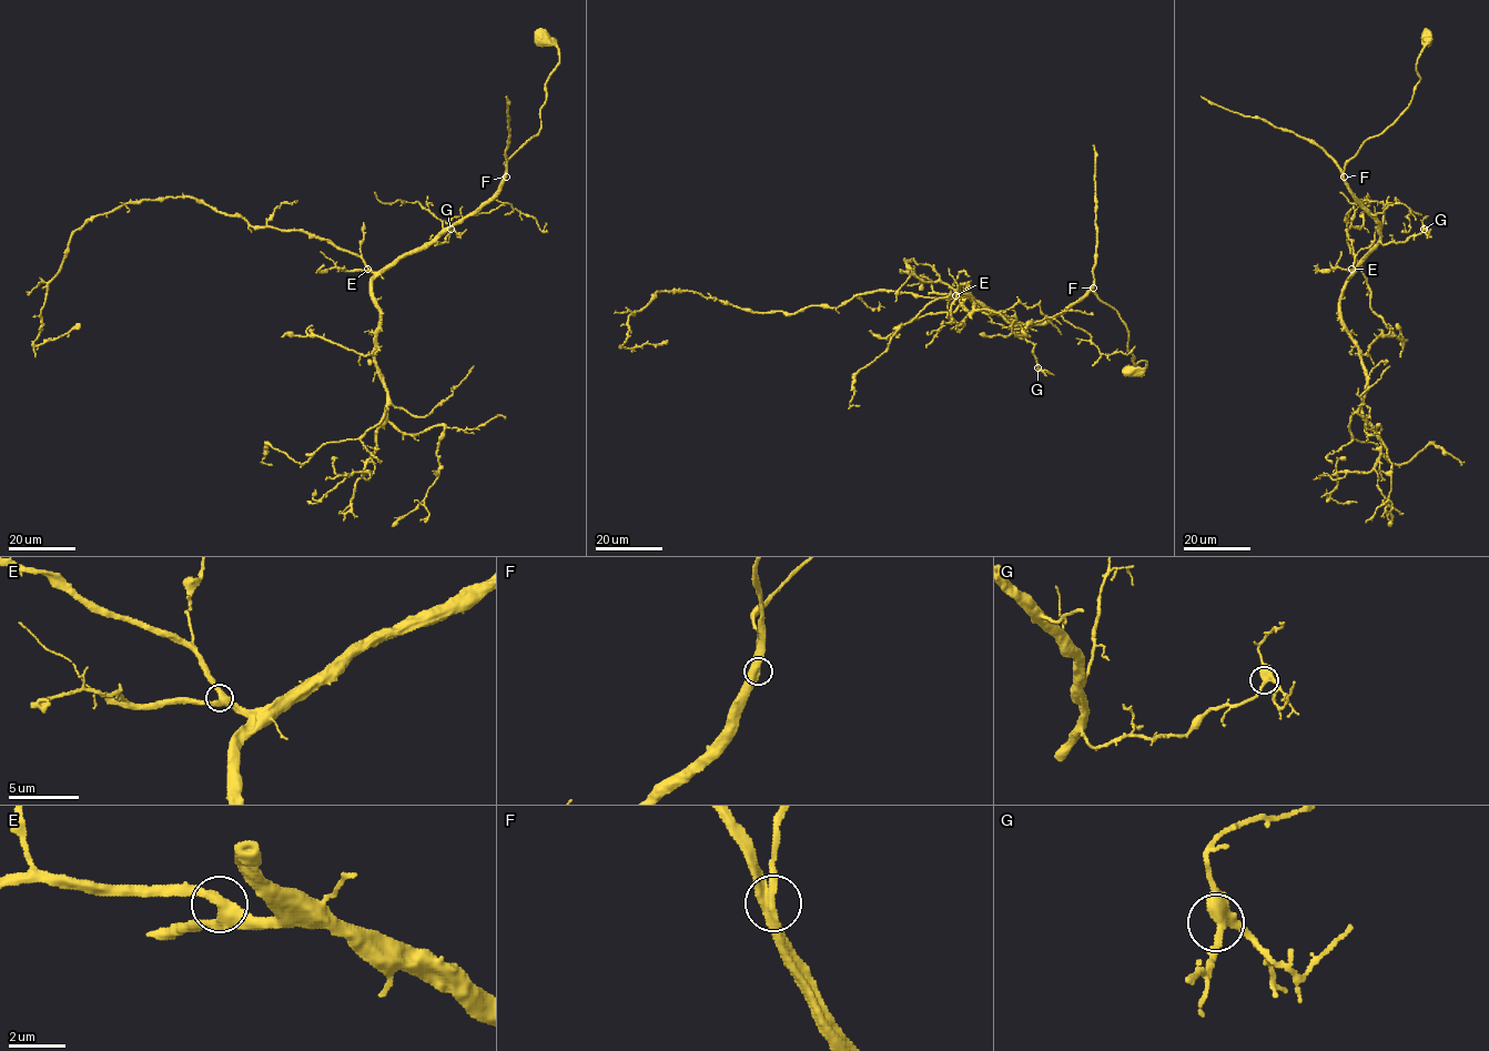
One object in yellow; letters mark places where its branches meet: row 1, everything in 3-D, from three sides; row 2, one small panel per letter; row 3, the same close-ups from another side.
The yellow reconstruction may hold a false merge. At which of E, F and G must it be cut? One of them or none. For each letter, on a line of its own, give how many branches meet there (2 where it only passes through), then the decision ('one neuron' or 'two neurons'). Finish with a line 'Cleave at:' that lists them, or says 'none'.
E: branches 3; one neuron
F: branches 3; one neuron
G: branches 3; one neuron
Cleave at: none

